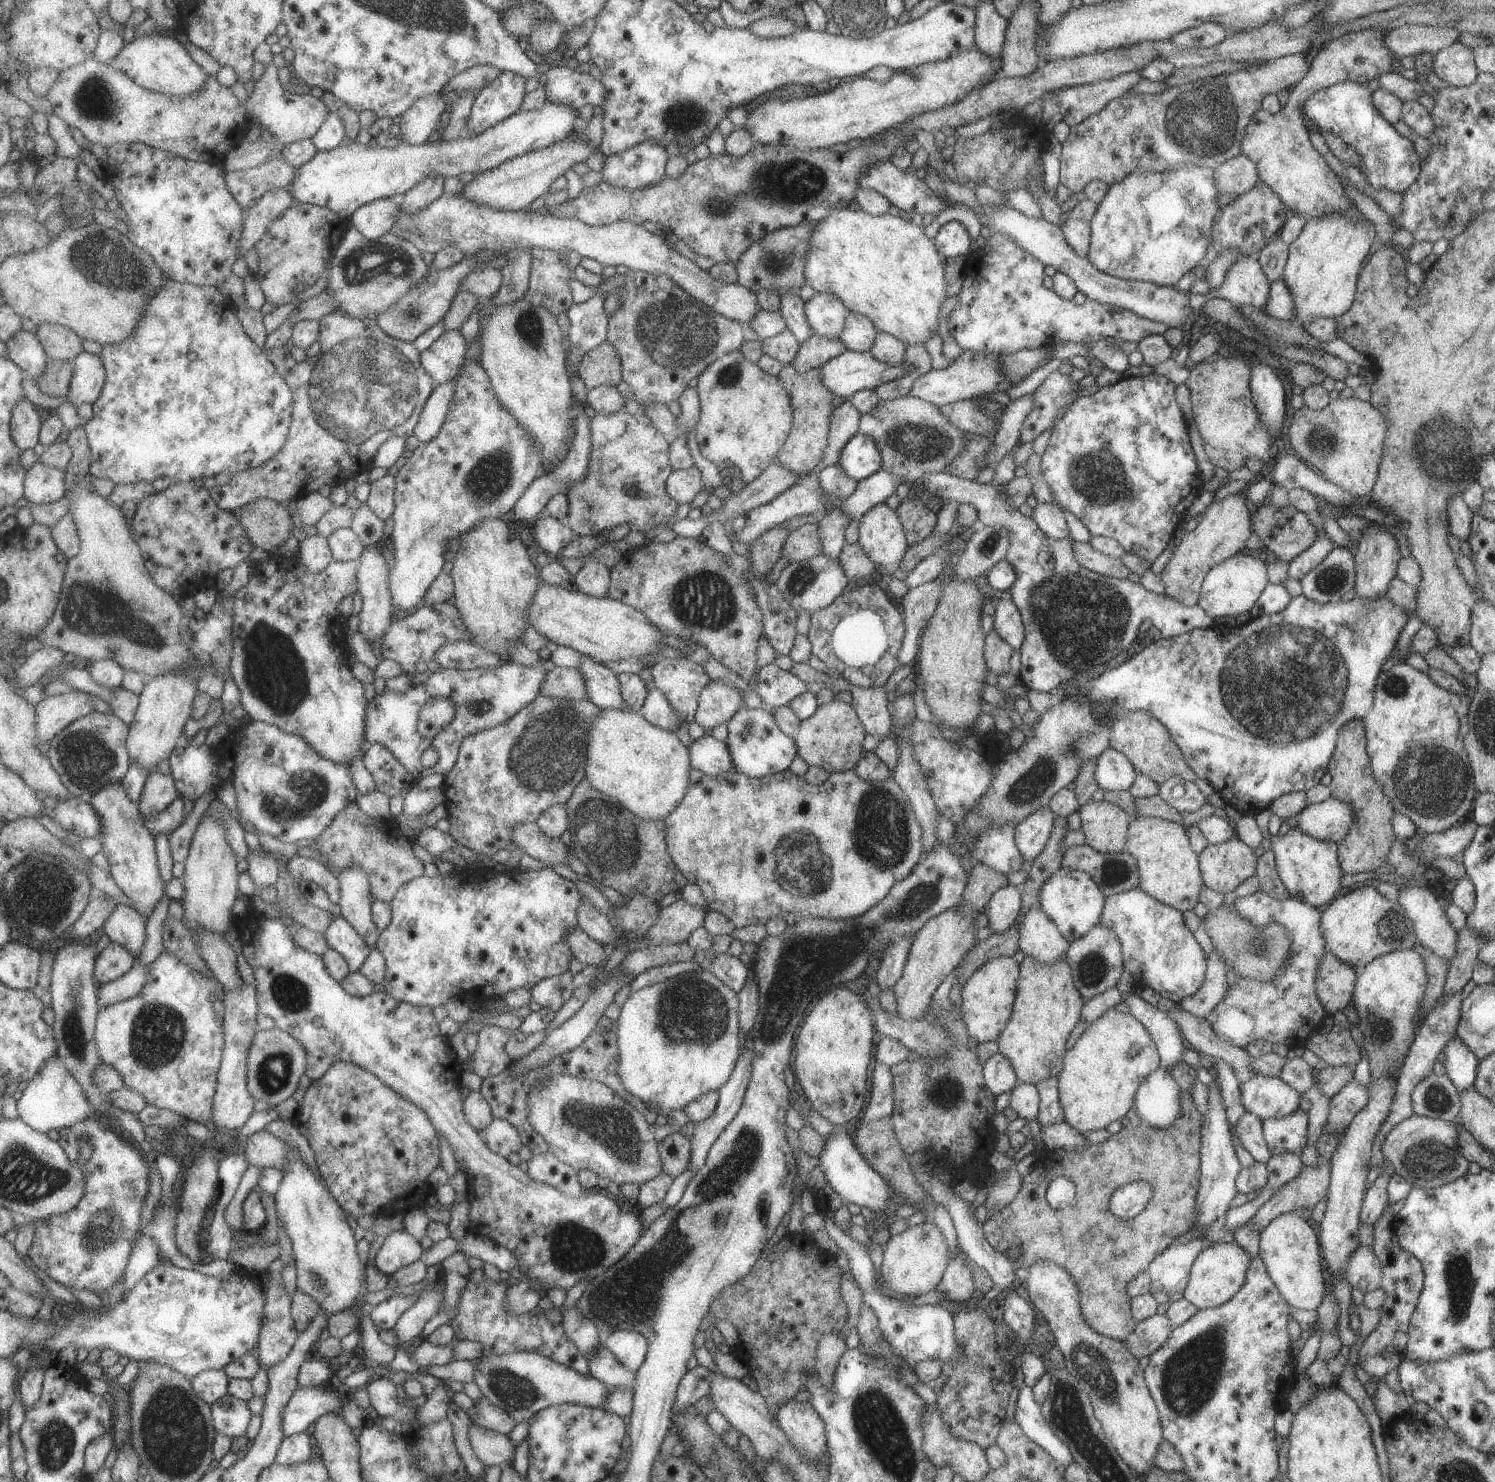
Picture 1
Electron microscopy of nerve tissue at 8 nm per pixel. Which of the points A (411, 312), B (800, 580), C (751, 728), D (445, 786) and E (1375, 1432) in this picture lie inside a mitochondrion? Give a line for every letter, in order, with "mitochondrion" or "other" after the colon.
A: mitochondrion
B: mitochondrion
C: mitochondrion
D: other
E: other

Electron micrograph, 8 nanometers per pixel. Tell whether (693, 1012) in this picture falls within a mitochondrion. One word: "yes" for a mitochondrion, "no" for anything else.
yes

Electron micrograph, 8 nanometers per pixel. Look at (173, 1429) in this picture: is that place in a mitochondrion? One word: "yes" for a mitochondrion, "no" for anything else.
yes

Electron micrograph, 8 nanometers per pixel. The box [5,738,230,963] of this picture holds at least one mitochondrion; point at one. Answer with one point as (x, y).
(43, 897)

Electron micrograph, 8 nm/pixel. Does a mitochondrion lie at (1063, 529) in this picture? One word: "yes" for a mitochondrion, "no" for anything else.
no

